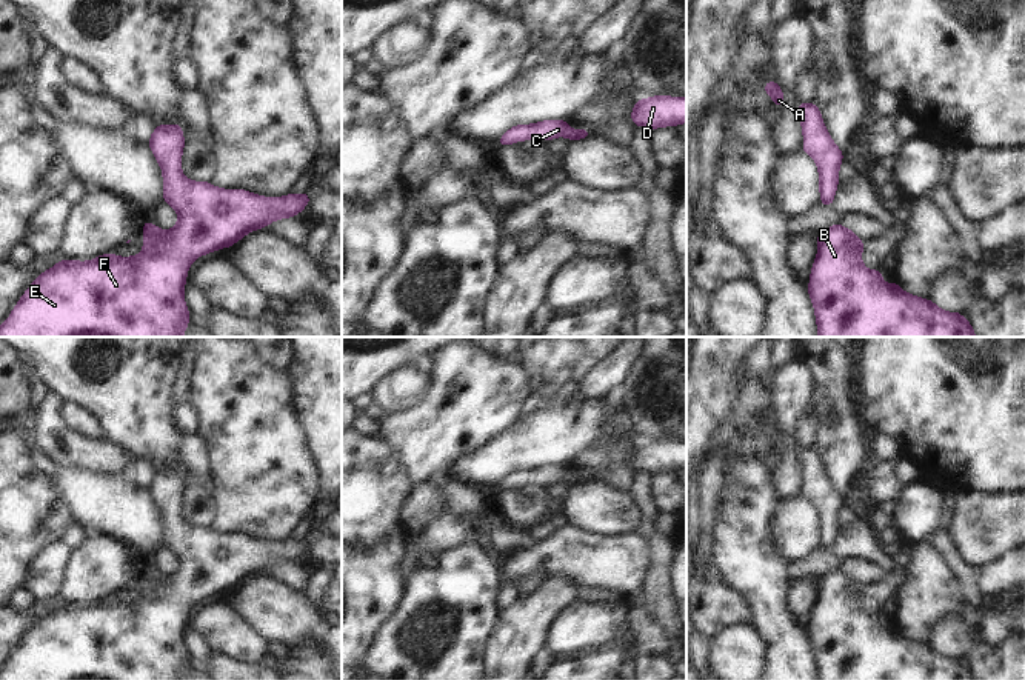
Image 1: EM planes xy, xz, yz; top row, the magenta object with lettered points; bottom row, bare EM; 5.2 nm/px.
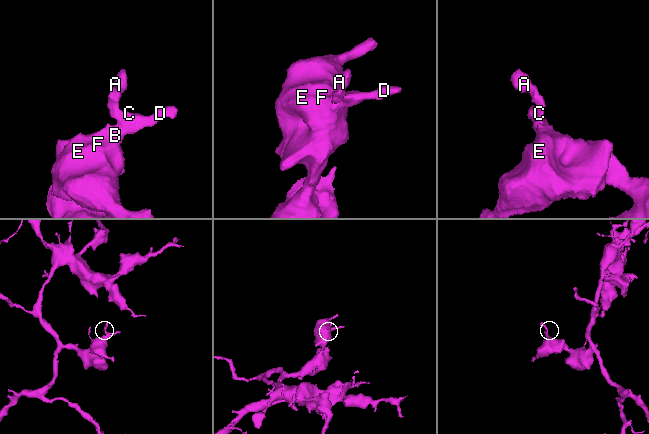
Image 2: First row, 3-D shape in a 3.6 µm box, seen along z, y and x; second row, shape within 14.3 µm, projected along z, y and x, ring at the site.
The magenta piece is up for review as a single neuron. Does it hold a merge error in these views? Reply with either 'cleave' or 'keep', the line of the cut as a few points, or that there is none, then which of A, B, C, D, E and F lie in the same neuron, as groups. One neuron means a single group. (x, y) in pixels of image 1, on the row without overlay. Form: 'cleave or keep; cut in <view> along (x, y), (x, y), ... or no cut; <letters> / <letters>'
keep; no cut; A B C D E F

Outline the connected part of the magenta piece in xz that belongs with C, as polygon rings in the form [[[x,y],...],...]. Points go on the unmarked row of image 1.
[[[546,465],[537,466],[534,469],[516,469],[509,472],[506,478],[503,478],[497,488],[500,491],[506,491],[520,485],[551,485],[556,482],[565,480],[571,485],[582,485],[585,482],[591,482],[589,474],[577,474],[571,475],[571,471],[565,465]]]

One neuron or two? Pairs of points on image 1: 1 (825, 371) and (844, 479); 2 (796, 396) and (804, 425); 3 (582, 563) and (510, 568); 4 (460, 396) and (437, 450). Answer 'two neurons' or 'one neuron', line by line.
1: one neuron
2: two neurons
3: one neuron
4: one neuron

